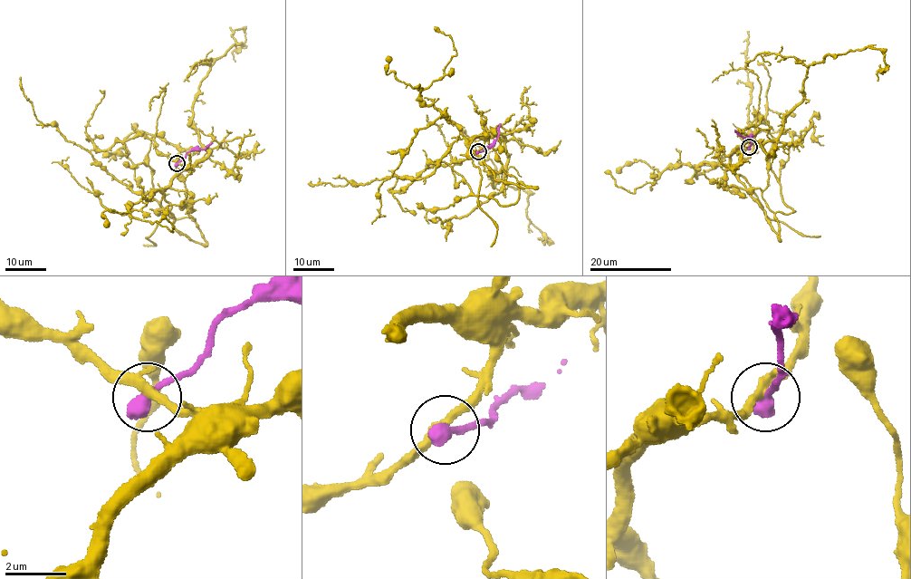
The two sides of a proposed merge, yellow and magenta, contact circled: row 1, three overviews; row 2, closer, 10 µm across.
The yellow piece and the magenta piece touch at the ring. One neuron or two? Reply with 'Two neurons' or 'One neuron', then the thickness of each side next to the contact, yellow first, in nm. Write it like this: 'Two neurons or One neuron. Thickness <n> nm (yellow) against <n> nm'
Two neurons. Thickness 320 nm (yellow) against 500 nm

